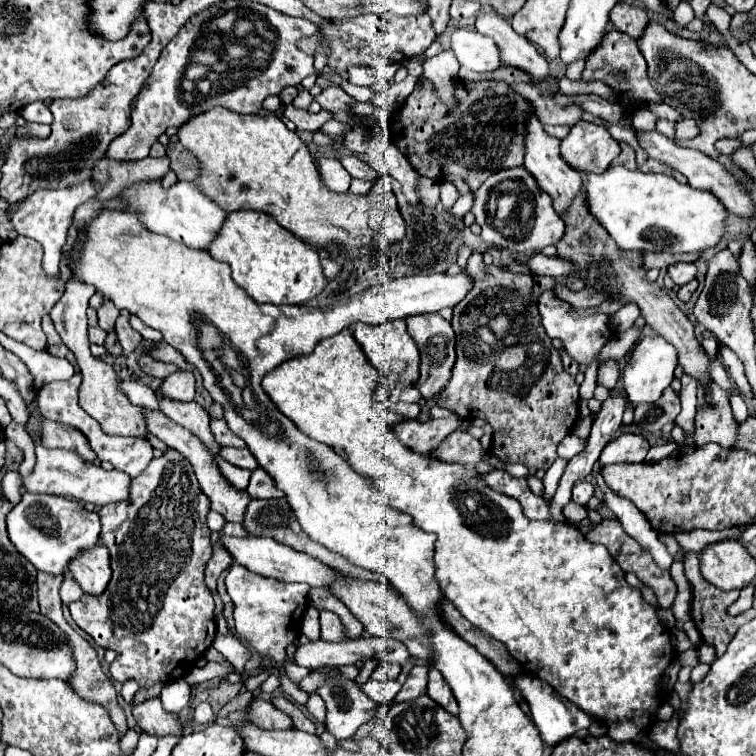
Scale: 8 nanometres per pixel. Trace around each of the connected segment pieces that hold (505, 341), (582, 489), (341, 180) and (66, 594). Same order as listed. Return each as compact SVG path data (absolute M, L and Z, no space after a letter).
M474 250L468 258L466 272L474 276L474 288L460 304L454 306L452 318L458 360L452 370L450 384L440 394L436 404L454 410L461 419L486 418L494 428L490 452L502 462L522 462L530 468L548 470L558 458L558 444L574 430L574 424L578 420L578 384L574 376L564 370L560 354L556 352L548 334L544 332L544 326L540 324L540 314L532 296L534 278L504 272L494 264L486 266L482 260L482 252L478 250Z
M582 480L582 482L578 482L576 486L574 486L574 490L572 490L572 502L576 502L576 504L588 504L588 500L594 496L594 484L590 484L590 482L586 482L586 480Z
M320 158L318 160L318 168L320 168L320 176L322 176L324 184L332 192L348 192L352 176L340 164L340 160L336 160L336 158Z
M66 576L60 587L60 598L64 604L70 604L74 600L80 600L80 596L84 594L82 588L78 586L77 582L74 582L72 576Z

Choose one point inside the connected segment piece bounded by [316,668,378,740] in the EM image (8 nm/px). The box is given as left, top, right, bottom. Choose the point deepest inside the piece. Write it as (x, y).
(347, 707)

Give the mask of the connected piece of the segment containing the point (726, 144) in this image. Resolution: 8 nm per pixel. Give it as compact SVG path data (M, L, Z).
M721 139L714 144L716 146L716 150L720 152L720 154L726 154L726 156L730 156L730 154L734 154L734 151L741 146L741 140L737 139Z

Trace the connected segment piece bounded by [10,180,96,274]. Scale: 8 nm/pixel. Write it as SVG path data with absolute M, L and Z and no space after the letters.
M88 180L84 184L78 184L78 186L72 186L72 188L62 188L62 190L38 190L34 194L30 194L26 200L22 200L20 204L14 204L10 222L14 224L18 234L30 236L44 246L44 270L48 274L50 272L60 272L60 268L58 268L60 250L66 242L66 232L72 224L72 212L76 210L78 204L84 204L94 194L96 194L96 188Z

